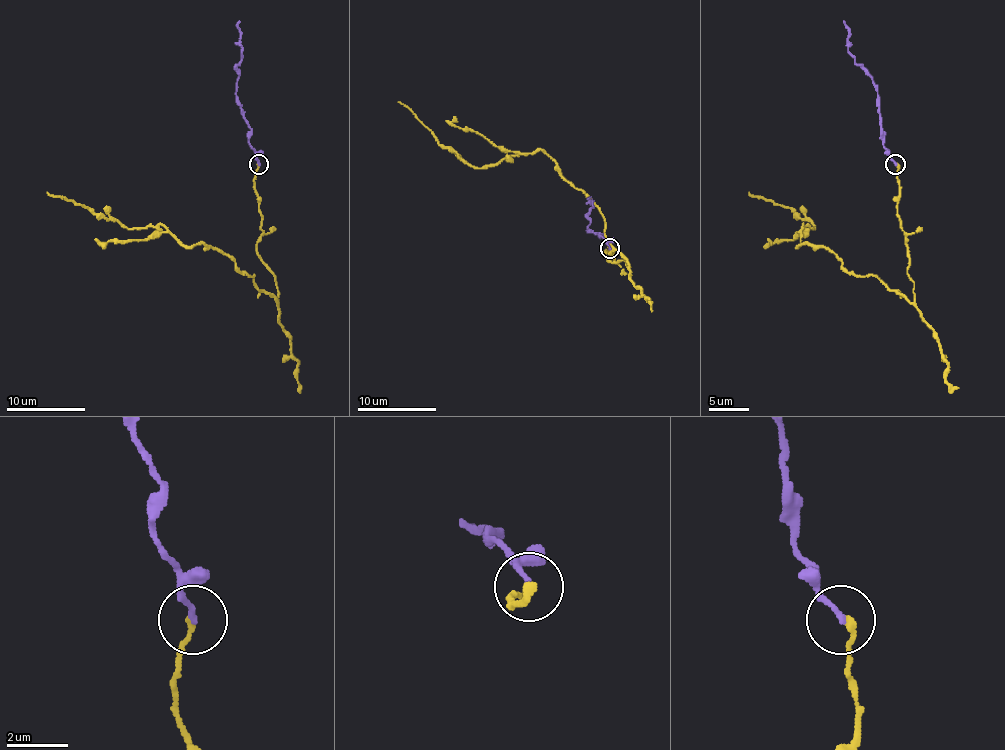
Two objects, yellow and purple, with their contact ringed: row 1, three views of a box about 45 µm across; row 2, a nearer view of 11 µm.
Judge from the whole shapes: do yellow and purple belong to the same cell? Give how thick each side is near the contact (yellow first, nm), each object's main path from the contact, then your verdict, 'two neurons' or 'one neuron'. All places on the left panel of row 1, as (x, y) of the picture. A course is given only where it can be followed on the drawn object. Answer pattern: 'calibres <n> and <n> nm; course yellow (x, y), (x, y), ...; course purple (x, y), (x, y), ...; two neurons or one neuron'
calibres 190 and 170 nm; course yellow (258, 164), (256, 253), (274, 275), (278, 303), (211, 246), (185, 248), (163, 226), (124, 228), (46, 192); course purple (258, 164), (254, 151), (248, 145), (250, 127), (236, 95), (240, 50), (238, 20); one neuron

